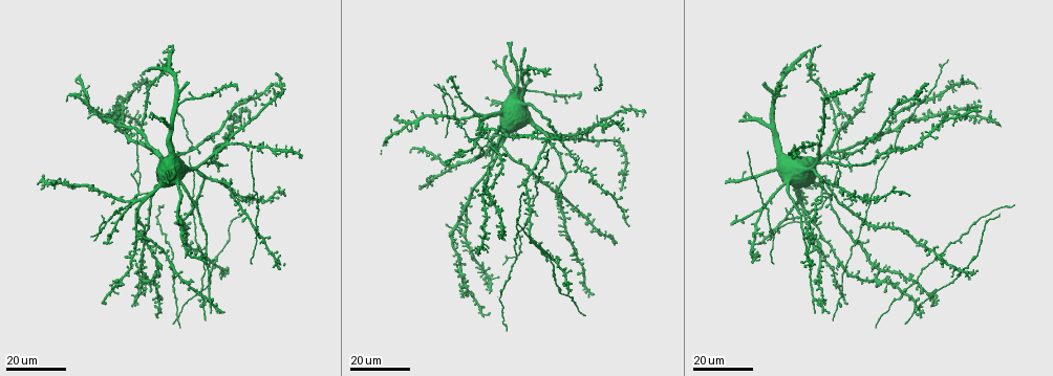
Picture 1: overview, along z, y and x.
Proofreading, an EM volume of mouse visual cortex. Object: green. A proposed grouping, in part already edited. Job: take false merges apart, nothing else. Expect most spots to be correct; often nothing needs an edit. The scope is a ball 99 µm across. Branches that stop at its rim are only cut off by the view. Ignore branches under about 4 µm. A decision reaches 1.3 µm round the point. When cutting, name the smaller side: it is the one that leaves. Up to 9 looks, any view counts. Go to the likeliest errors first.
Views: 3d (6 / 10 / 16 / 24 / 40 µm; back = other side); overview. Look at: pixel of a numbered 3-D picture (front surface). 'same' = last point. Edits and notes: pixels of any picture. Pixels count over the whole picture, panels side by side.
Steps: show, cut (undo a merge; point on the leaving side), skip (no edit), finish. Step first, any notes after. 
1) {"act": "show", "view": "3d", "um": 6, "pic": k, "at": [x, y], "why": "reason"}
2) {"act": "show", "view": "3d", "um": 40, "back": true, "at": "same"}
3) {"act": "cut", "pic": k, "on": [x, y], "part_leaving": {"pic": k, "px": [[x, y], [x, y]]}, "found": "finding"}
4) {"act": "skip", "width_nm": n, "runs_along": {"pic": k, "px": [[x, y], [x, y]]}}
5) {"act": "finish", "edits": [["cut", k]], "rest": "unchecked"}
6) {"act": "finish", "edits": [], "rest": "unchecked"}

{"act": "show", "view": "3d", "um": 16, "pic": 1, "at": [534, 211]}

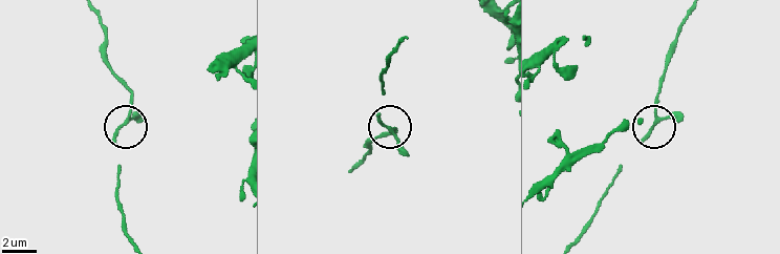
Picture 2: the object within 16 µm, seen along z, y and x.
{"act": "show", "view": "3d", "um": 10, "pic": 2, "at": [129, 111]}

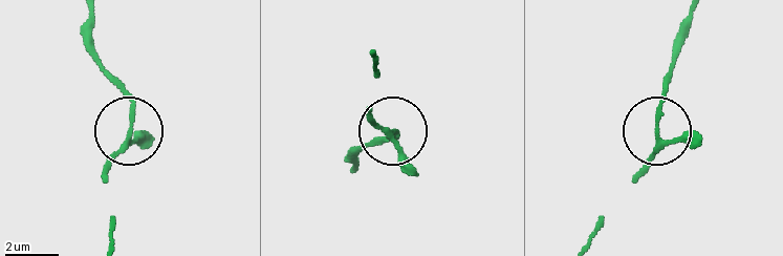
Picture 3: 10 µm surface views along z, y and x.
{"act": "show", "view": "3d", "um": 6, "pic": 3, "at": [658, 132]}

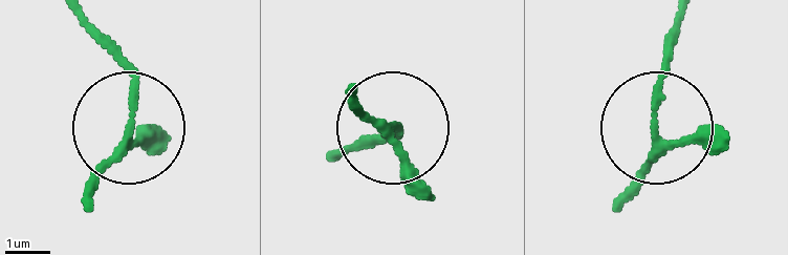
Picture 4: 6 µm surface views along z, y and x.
{"act": "skip", "found": "one neuron here"}

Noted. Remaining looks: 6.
{"act": "show", "view": "3d", "um": 24, "pic": 1, "at": [837, 304], "why": "two arms in line, one across"}

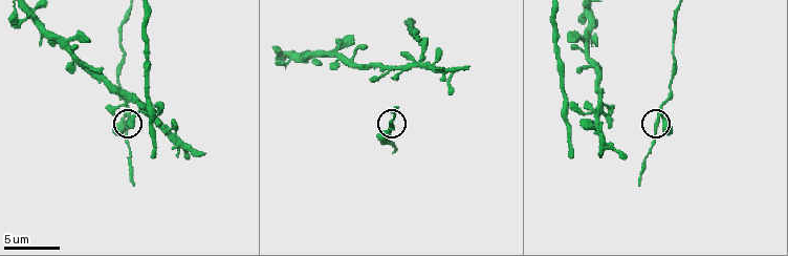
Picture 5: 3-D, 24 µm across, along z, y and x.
{"act": "show", "view": "3d", "um": 10, "pic": 5, "at": [658, 122]}

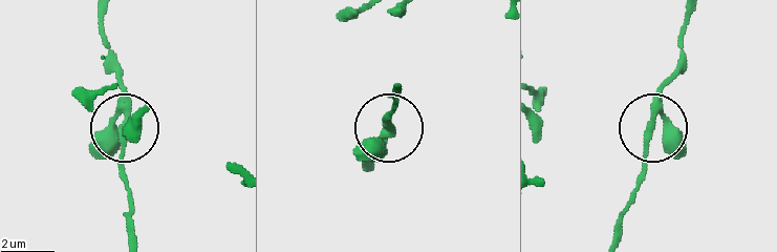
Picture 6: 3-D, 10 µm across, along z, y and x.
{"act": "skip", "runs_along": {"pic": 6, "px": [[103, 18], [101, 38], [126, 120], [121, 173], [128, 198]]}, "found": "all the same neuron"}

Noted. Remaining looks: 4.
{"act": "show", "view": "3d", "um": 10, "pic": 5, "at": [597, 116], "why": "looks like a crossing"}

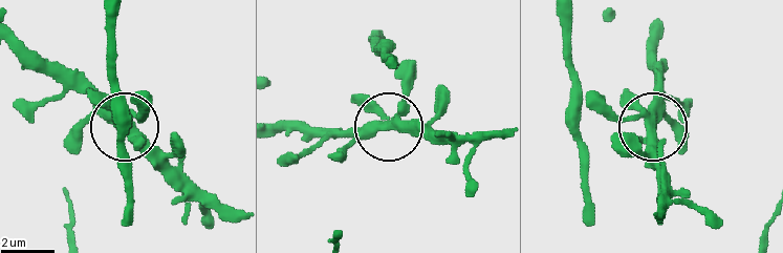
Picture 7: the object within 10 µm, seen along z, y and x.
{"act": "show", "view": "3d", "um": 6, "pic": 7, "at": [651, 128], "why": "closer look"}

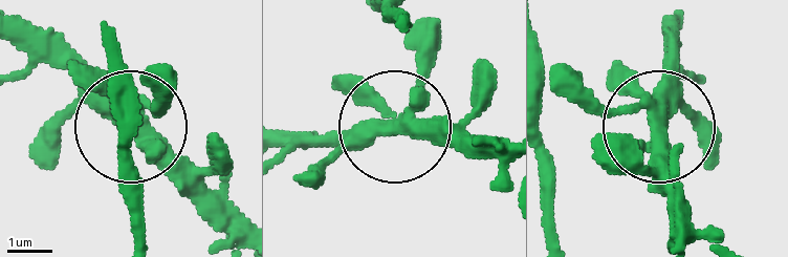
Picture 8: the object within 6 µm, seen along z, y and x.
{"act": "skip", "width_nm": 370, "found": "one neuron here"}

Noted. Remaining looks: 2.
{"act": "show", "view": "3d", "um": 16, "pic": 1, "at": [865, 213]}

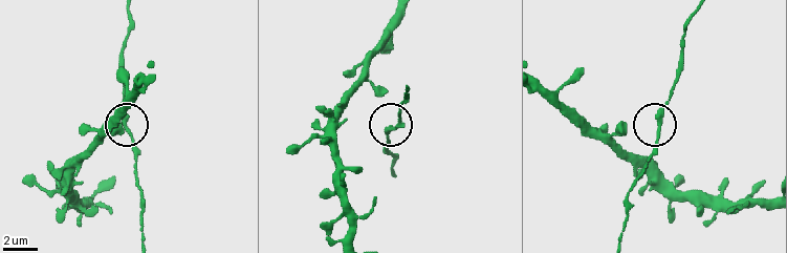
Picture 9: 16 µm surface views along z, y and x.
{"act": "show", "view": "3d", "um": 10, "pic": 9, "at": [662, 117]}

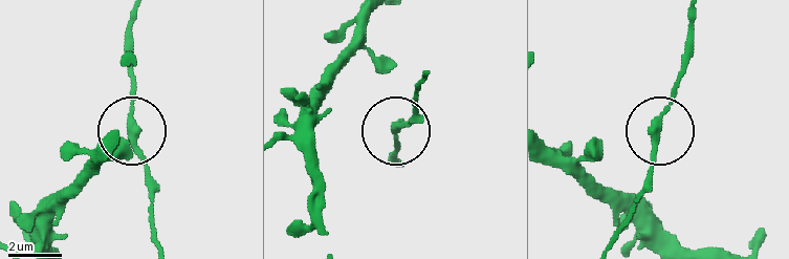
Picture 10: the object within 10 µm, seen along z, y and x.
{"act": "skip", "width_nm": 280, "runs_along": {"pic": 10, "px": [[545, 138], [578, 158], [653, 131], [659, 138], [653, 190]]}, "found": "all the same neuron"}

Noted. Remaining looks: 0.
{"act": "finish", "edits": [], "rest": "unchecked"}

